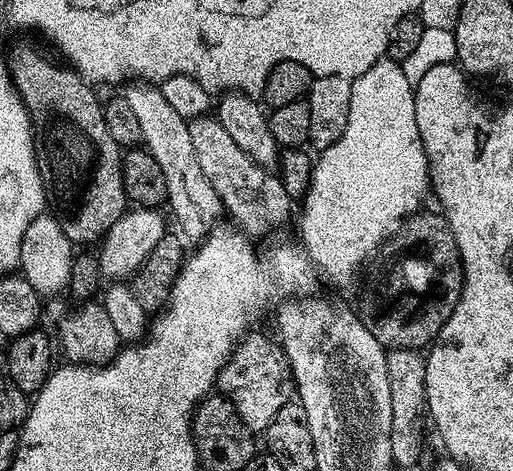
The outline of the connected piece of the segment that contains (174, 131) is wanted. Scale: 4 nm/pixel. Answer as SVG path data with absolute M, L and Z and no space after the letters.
M132 82L127 85L126 98L134 109L138 123L142 125L142 144L158 162L162 175L166 177L167 207L172 207L172 216L179 231L185 237L203 241L212 231L216 220L222 216L222 205L214 186L202 174L202 166L198 166L198 158L194 154L194 142L190 142L189 121L170 107L170 102L162 98L159 87L152 82Z

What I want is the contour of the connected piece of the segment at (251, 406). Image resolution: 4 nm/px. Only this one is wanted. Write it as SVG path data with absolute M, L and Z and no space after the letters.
M247 335L233 348L231 356L216 374L215 387L232 401L242 422L256 434L268 429L270 422L274 422L274 414L278 414L278 410L282 410L282 406L286 406L286 402L294 396L292 369L288 367L283 347L273 337L272 340L268 336Z

